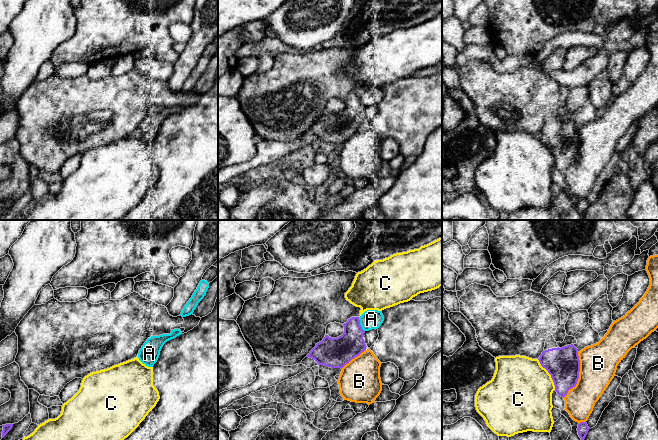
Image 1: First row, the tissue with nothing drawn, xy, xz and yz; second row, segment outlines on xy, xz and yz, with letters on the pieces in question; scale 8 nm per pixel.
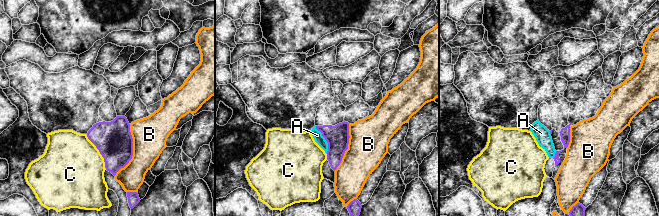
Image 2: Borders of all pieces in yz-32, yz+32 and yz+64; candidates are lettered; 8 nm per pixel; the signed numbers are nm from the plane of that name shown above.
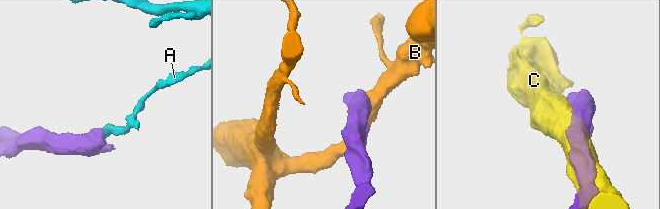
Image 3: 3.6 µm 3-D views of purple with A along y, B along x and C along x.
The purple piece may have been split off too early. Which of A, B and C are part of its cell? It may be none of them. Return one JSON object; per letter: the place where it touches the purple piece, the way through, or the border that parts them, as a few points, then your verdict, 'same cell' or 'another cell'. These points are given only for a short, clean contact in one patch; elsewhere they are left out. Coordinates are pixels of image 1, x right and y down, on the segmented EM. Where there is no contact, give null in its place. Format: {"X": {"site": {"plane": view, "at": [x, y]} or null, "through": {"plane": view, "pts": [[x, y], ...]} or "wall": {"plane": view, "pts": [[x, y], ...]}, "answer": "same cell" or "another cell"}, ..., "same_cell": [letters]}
{"A": {"site": {"plane": "xz", "at": [359, 324]}, "answer": "another cell"}, "B": {"site": {"plane": "yz", "at": [578, 375]}, "answer": "another cell"}, "C": {"site": {"plane": "yz", "at": [549, 373]}, "answer": "another cell"}, "same_cell": []}

